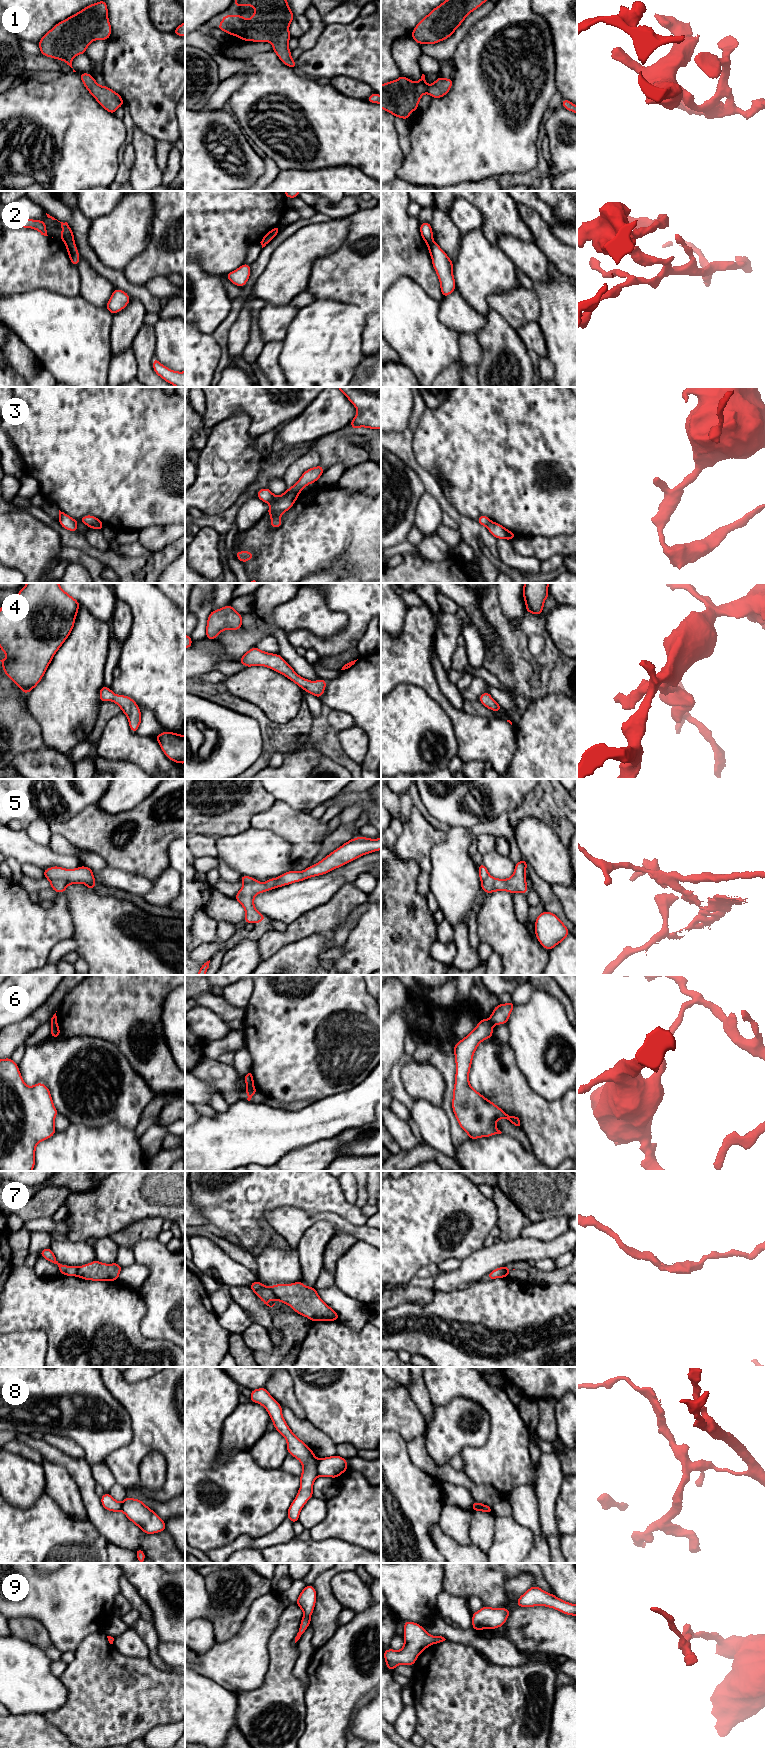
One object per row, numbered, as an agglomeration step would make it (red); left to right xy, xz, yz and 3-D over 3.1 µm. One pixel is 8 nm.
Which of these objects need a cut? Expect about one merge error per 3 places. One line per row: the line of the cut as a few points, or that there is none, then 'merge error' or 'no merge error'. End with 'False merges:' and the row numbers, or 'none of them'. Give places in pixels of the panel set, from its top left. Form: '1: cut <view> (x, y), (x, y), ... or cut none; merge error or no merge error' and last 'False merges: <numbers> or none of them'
1: cut none; no merge error
2: cut xy (74, 243), (66, 244); merge error
3: cut xz (299, 493), (286, 493), (282, 495); merge error
4: cut none; no merge error
5: cut none; no merge error
6: cut xz (247, 1084), (252, 1086); merge error
7: cut xz (270, 1288), (279, 1300); merge error
8: cut xz (317, 1459), (317, 1473), (319, 1475); merge error
9: cut none; no merge error
False merges: 2, 3, 6, 7, 8

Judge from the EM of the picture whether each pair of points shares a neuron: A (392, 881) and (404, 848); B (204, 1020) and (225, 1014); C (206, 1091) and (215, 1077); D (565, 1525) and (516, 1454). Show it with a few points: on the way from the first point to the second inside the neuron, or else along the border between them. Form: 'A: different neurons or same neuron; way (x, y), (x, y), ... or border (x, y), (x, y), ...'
A: different neurons; border (393, 848), (400, 859), (412, 859), (420, 873)
B: different neurons; border (198, 1004), (214, 1011), (232, 1029)
C: different neurons; border (195, 1075), (212, 1085), (219, 1093)
D: different neurons; border (561, 1487), (555, 1503), (555, 1521), (559, 1533)

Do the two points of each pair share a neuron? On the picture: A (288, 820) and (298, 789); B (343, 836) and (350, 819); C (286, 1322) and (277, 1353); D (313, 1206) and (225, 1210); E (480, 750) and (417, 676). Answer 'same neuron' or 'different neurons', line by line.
A: different neurons
B: different neurons
C: same neuron
D: same neuron
E: same neuron

